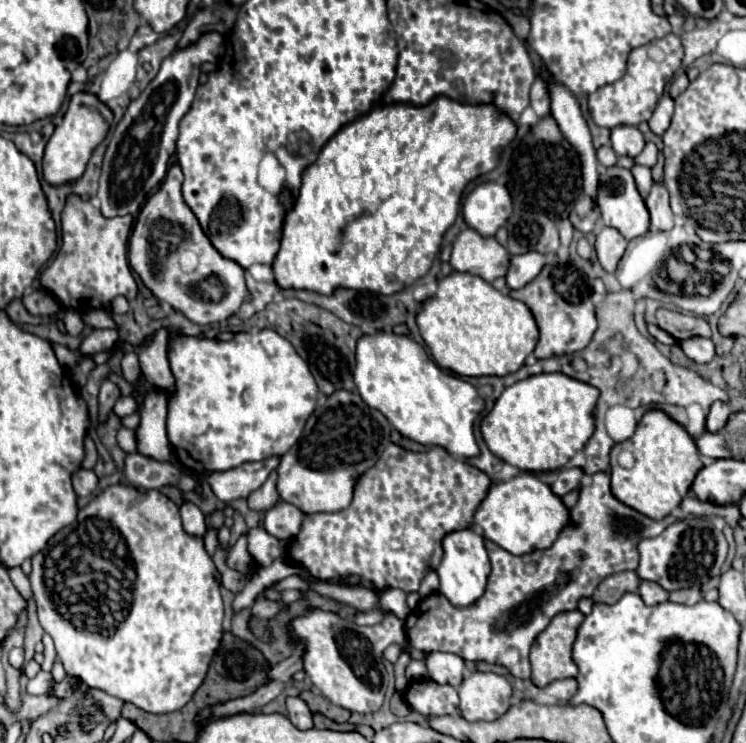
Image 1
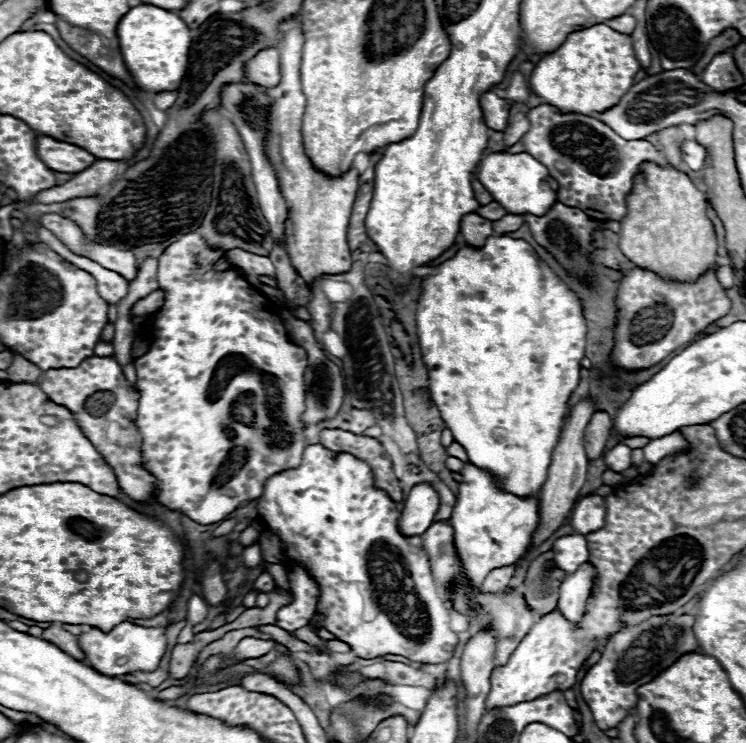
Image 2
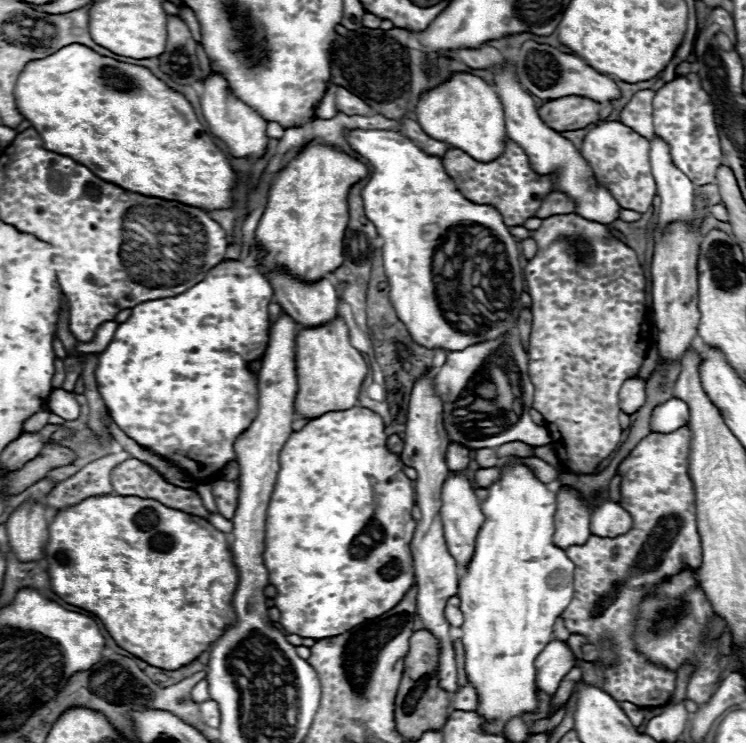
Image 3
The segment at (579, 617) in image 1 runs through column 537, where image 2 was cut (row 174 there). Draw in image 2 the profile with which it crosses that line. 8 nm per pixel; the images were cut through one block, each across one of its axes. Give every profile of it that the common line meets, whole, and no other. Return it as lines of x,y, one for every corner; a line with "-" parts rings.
642,164
640,172
634,178
634,188
626,198
628,214
620,220
620,250
628,256
638,268
652,270
662,280
672,282
696,282
696,278
704,276
718,258
718,240
712,222
706,216
706,200
704,194
690,182
684,172
678,172
672,166
656,166
656,164

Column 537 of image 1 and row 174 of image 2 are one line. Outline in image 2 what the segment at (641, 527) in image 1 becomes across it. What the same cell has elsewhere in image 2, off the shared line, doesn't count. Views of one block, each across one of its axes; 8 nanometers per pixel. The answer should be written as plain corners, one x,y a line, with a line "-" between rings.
540,104
528,112
530,130
522,136
524,148
542,162
558,182
558,200
586,212
594,220
622,220
628,212
626,196
644,162
666,166
666,156
646,140
624,140
604,122
584,114
560,114
554,106

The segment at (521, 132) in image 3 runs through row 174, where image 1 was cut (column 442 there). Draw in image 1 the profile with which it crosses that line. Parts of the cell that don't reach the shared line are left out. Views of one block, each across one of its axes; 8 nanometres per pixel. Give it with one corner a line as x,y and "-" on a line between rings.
474,530
452,532
444,538
444,558
436,570
440,576
440,594
444,594
452,606
464,608
474,604
486,590
490,576
490,560
484,548
484,538

